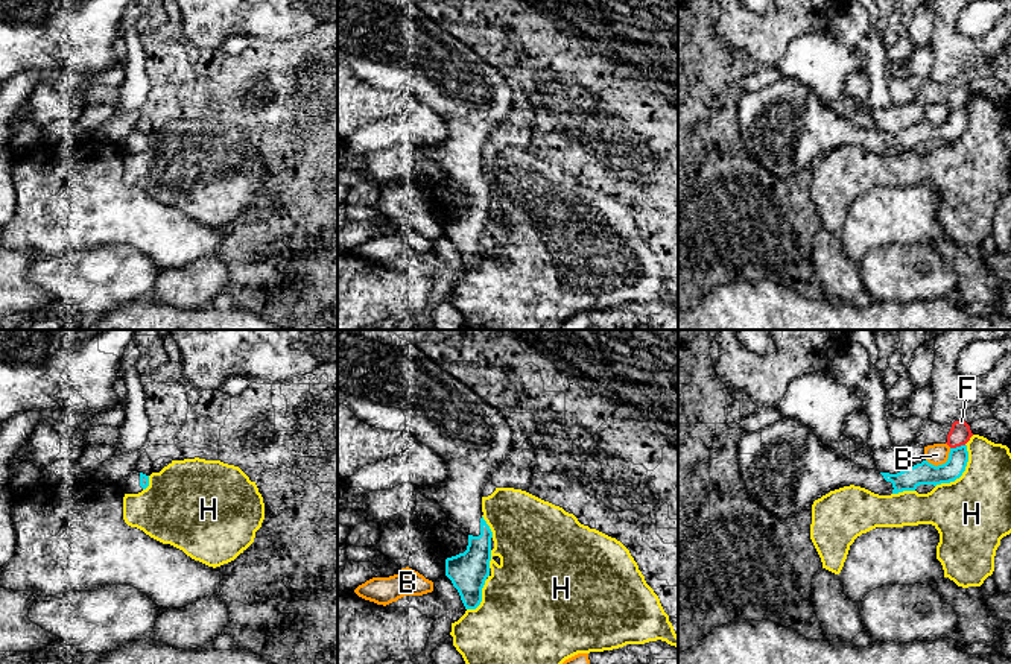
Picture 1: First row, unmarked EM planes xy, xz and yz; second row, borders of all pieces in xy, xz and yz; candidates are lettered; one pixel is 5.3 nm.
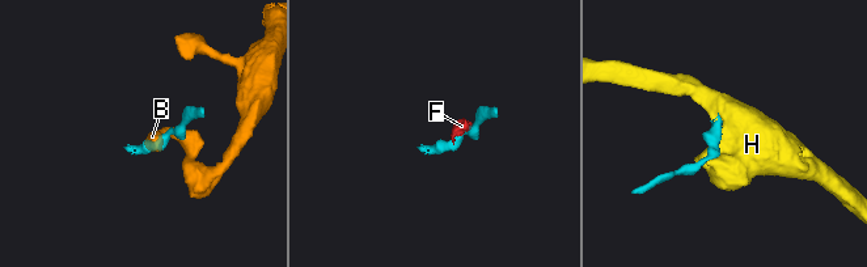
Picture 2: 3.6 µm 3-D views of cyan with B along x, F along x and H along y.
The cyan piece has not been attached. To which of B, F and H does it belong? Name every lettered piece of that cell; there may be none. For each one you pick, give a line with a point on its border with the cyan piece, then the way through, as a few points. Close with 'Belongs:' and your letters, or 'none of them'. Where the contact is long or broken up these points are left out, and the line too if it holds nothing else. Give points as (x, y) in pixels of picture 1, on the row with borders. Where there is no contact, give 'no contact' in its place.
Belongs: none of them

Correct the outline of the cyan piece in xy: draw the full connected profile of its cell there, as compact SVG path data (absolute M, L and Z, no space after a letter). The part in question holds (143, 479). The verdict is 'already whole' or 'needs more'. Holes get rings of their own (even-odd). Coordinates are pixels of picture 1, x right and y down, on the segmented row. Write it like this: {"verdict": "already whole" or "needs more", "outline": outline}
{"verdict": "needs more", "outline": "M135 470L128 477L122 479L119 486L125 494L138 494L149 486L149 476Z"}

